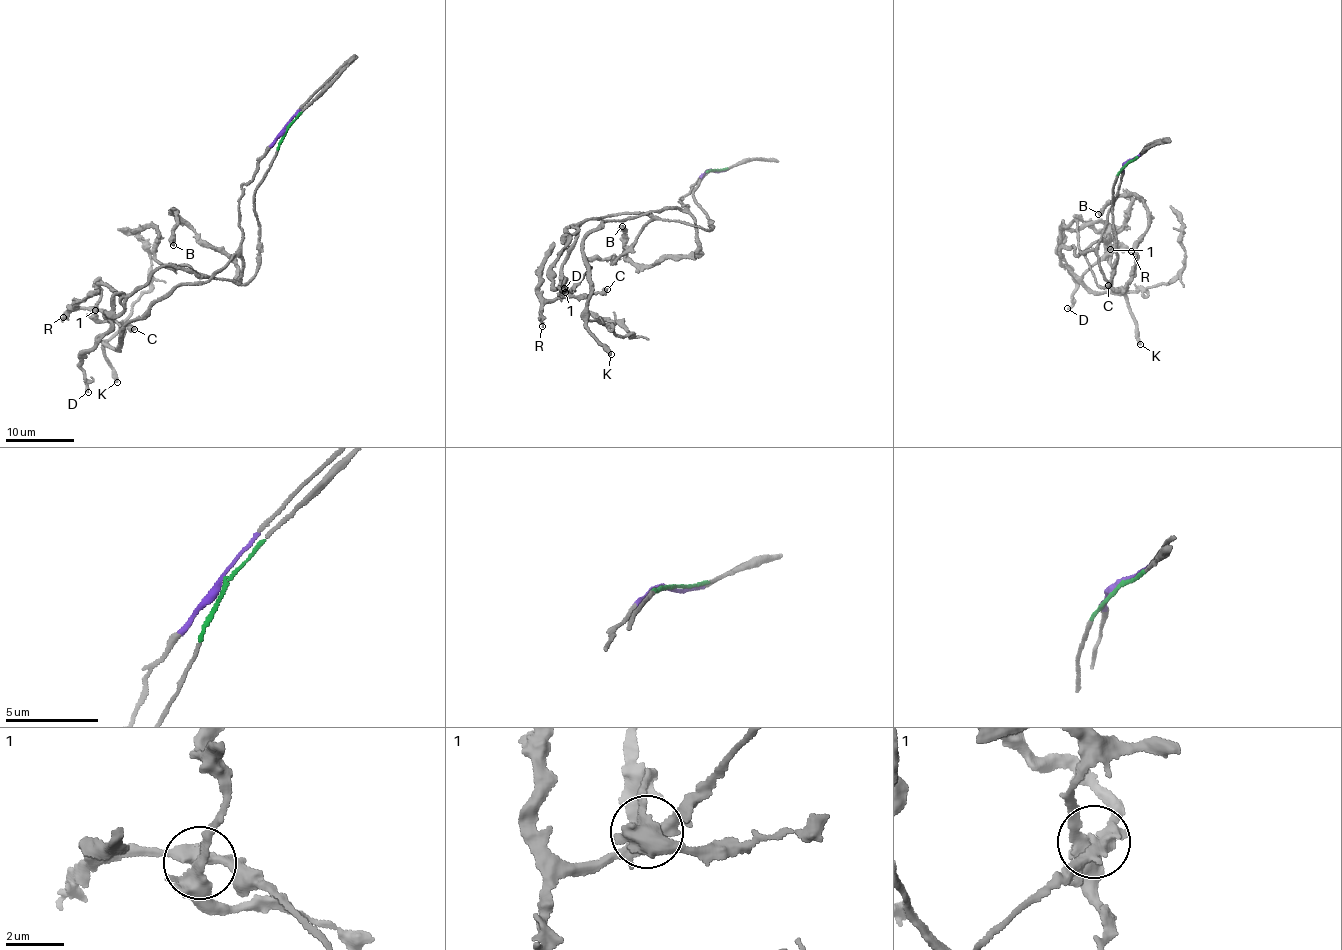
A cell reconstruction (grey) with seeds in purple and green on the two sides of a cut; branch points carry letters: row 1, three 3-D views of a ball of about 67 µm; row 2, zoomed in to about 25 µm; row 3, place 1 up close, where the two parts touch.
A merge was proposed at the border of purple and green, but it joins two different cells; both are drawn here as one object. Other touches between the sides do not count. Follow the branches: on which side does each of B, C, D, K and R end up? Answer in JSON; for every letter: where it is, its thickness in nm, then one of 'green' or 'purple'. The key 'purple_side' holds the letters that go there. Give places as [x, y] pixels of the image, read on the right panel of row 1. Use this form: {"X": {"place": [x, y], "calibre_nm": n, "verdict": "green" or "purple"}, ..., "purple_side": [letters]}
{"B": {"place": [1098, 214], "calibre_nm": 400, "verdict": "purple"}, "C": {"place": [1108, 285], "calibre_nm": 480, "verdict": "green"}, "D": {"place": [1067, 308], "calibre_nm": 240, "verdict": "green"}, "K": {"place": [1140, 344], "calibre_nm": 320, "verdict": "purple"}, "R": {"place": [1131, 251], "calibre_nm": 170, "verdict": "purple"}, "purple_side": ["B", "K", "R"]}

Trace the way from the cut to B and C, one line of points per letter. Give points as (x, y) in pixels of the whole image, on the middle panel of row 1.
B: (713, 170), (679, 201), (692, 218), (697, 254), (666, 257), (648, 266), (632, 261), (625, 248), (622, 226)
C: (713, 170), (693, 195), (713, 230), (646, 214), (578, 224), (564, 264), (566, 292), (607, 289)

